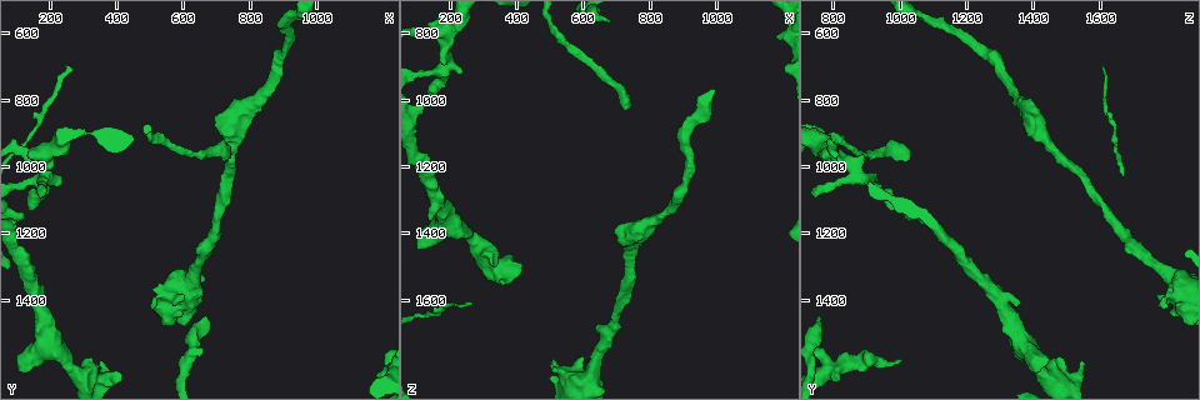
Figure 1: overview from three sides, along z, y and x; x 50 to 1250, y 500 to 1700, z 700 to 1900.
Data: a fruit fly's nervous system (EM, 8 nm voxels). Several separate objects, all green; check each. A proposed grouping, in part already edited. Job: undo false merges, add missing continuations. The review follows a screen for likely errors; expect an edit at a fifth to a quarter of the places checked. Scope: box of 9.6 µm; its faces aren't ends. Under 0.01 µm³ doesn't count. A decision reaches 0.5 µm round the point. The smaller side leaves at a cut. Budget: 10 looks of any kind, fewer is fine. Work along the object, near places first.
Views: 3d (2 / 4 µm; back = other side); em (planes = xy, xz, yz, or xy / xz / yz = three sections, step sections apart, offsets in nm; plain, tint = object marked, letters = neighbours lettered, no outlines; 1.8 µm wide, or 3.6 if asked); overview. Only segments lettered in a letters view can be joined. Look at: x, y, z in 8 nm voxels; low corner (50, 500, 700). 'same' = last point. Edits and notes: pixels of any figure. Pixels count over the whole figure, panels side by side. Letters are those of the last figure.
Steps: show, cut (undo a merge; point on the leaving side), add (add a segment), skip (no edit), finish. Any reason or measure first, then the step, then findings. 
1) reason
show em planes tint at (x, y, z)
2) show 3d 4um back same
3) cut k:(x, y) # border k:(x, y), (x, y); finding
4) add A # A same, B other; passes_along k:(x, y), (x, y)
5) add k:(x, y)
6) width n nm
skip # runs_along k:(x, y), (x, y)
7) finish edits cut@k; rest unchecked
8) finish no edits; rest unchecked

tapers out
show 3d 4um at (260, 700, 1610)

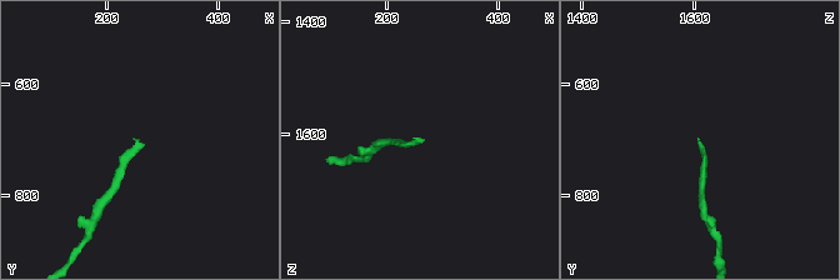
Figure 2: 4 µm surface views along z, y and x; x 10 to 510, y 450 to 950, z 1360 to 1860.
show em planes letters at (255, 705, 1610)

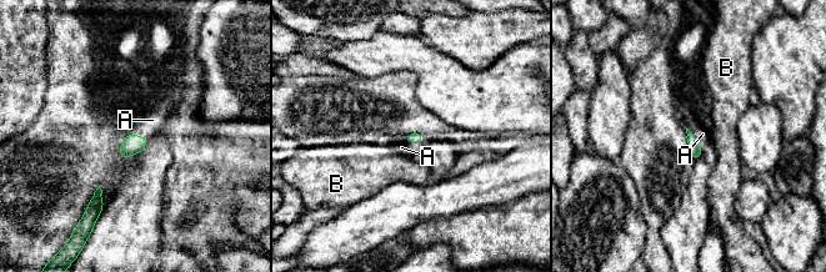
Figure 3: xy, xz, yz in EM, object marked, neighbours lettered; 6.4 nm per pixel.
add A # A same, B other; passes_along 3:(414, 136), (414, 141), (401, 147); the neuron continues

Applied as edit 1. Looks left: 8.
see it whole again
show overview

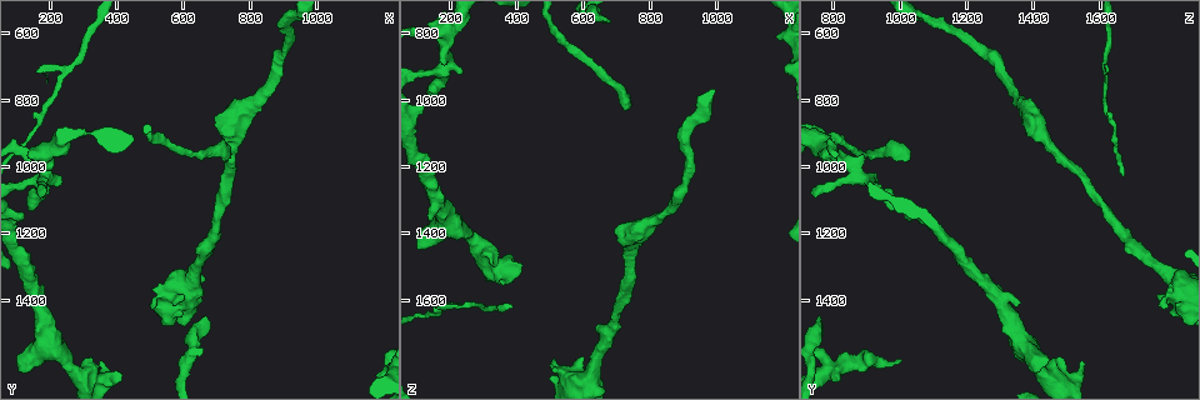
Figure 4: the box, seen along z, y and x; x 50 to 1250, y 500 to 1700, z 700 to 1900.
stops while still wide
show 3d 4um at (600, 1380, 1770)

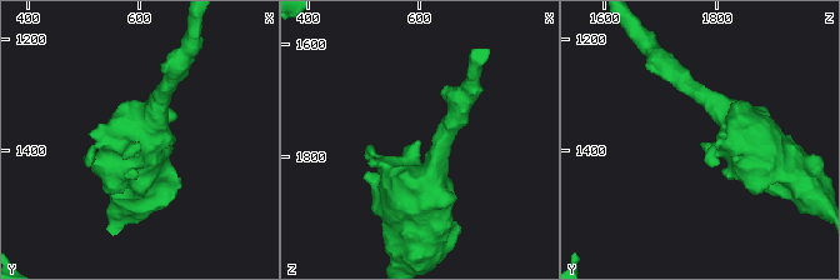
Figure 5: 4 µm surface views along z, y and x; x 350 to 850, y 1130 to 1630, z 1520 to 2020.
need the tissue
show em 3.6um planes letters at (595, 1380, 1775)

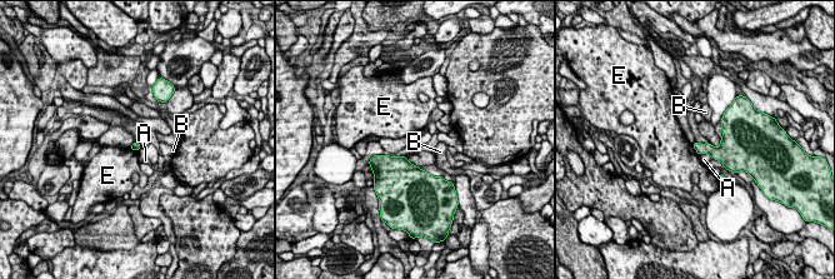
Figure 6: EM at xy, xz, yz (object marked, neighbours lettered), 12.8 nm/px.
skip # A other, B other, E other; no lettered segment goes on from it

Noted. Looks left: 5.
free end
show em xz step 16 letters at (240, 1050, 920)

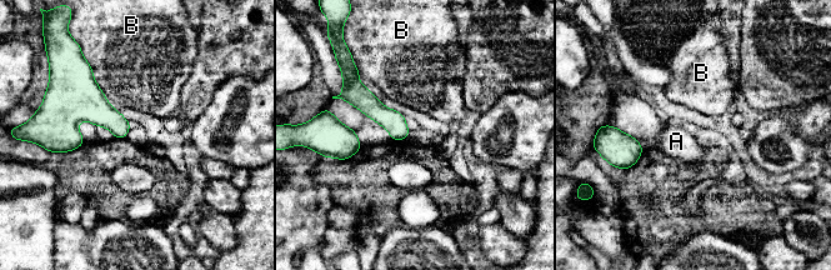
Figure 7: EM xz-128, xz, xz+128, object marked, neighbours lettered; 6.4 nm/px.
skip # A other, B other; runs_along 7:(358, 90), (383, 115), (405, 133); none of them fits

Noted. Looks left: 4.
branch stops here
show 3d 4um at (1190, 1640, 820)

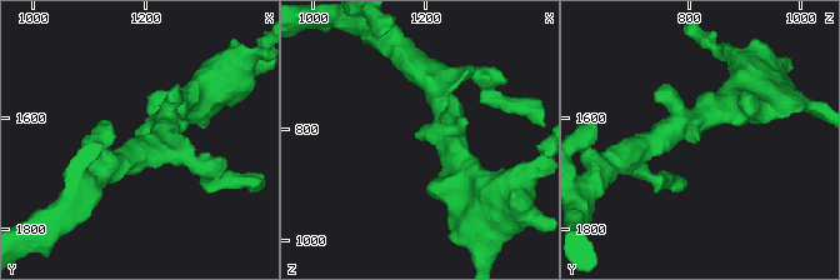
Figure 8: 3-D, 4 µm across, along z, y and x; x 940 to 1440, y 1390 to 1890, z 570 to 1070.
need the tissue
show em planes letters at (1190, 1635, 820)

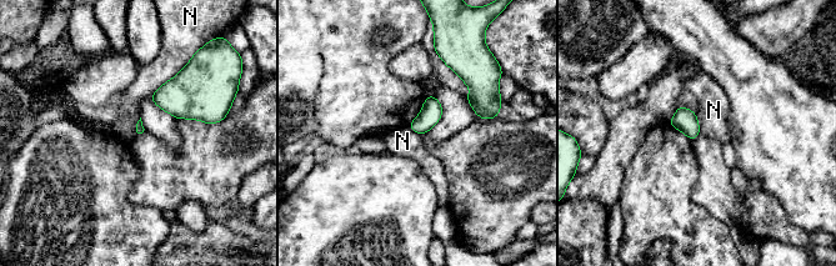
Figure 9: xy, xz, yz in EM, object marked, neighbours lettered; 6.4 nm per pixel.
skip # N other; border 9:(189, 61), (150, 98); none of them fits

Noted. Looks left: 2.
finish edits add@3; rest unchecked

